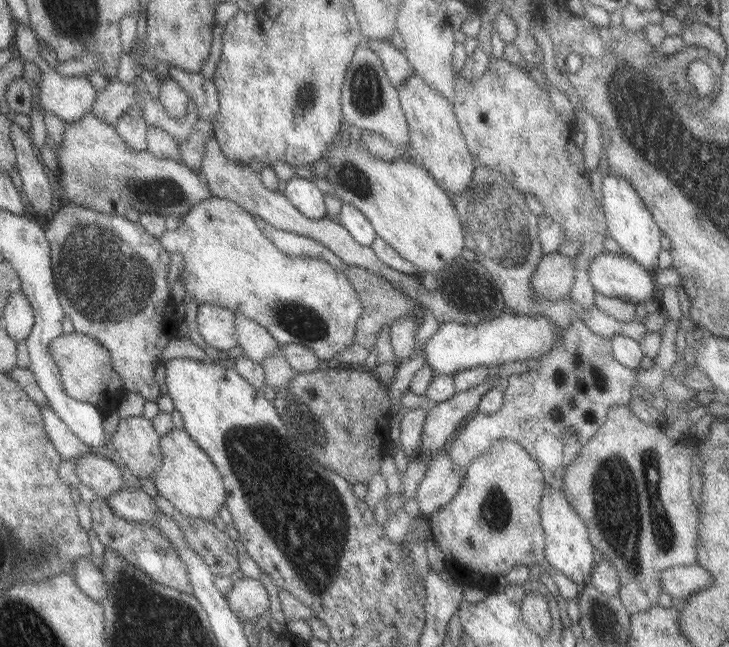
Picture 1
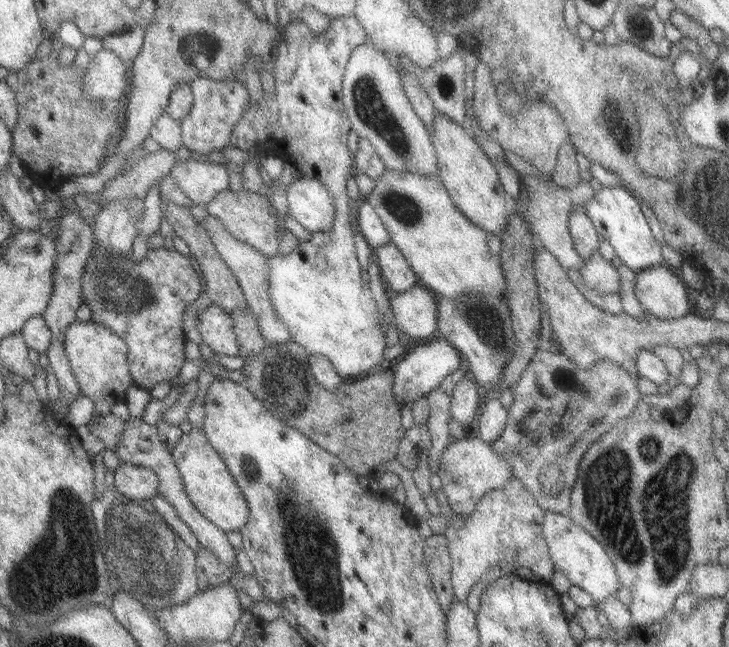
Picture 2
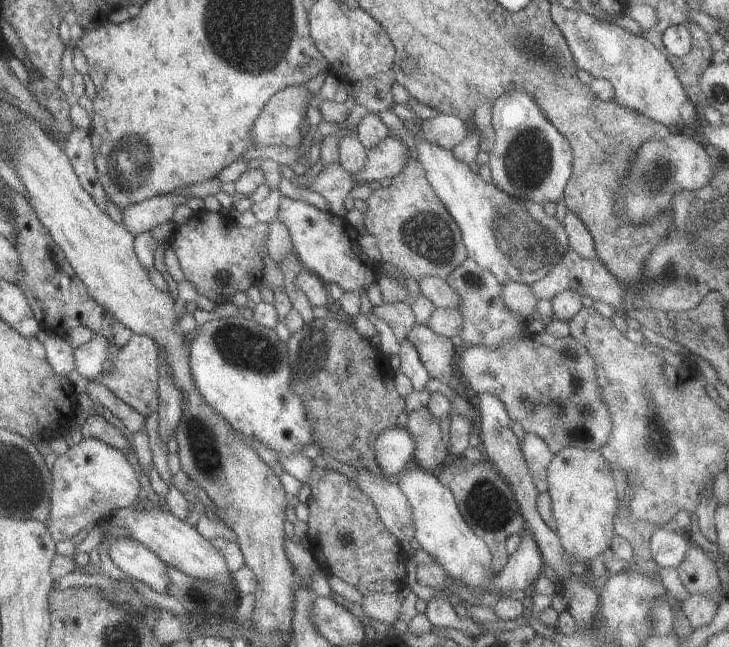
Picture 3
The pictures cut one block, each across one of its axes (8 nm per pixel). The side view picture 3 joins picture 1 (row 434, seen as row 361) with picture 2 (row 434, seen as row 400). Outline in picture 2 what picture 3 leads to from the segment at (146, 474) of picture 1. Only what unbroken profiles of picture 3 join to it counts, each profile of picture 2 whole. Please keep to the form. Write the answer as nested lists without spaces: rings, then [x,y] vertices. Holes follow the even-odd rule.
[[[137,418],[125,420],[125,430],[123,430],[123,434],[121,434],[121,438],[119,438],[119,444],[117,444],[117,448],[113,450],[113,454],[119,458],[121,464],[139,466],[139,468],[145,468],[145,470],[153,472],[155,478],[157,478],[157,484],[159,484],[159,494],[157,494],[157,496],[165,498],[165,500],[177,510],[177,516],[189,526],[189,530],[195,534],[197,542],[199,542],[205,550],[209,550],[209,552],[217,558],[217,562],[221,562],[221,566],[225,566],[225,568],[231,572],[231,576],[235,576],[235,574],[241,572],[241,570],[239,570],[239,564],[237,564],[237,560],[235,560],[237,550],[231,546],[229,534],[225,534],[225,532],[221,532],[217,526],[213,526],[213,524],[189,502],[189,498],[187,498],[187,494],[185,494],[185,488],[183,488],[183,482],[181,482],[181,476],[179,476],[179,472],[177,472],[177,468],[175,468],[173,454],[171,454],[171,452],[165,448],[165,444],[159,440],[159,434],[157,434],[157,428],[155,428],[155,426],[145,424],[141,418],[139,418],[139,420],[137,420]]]

